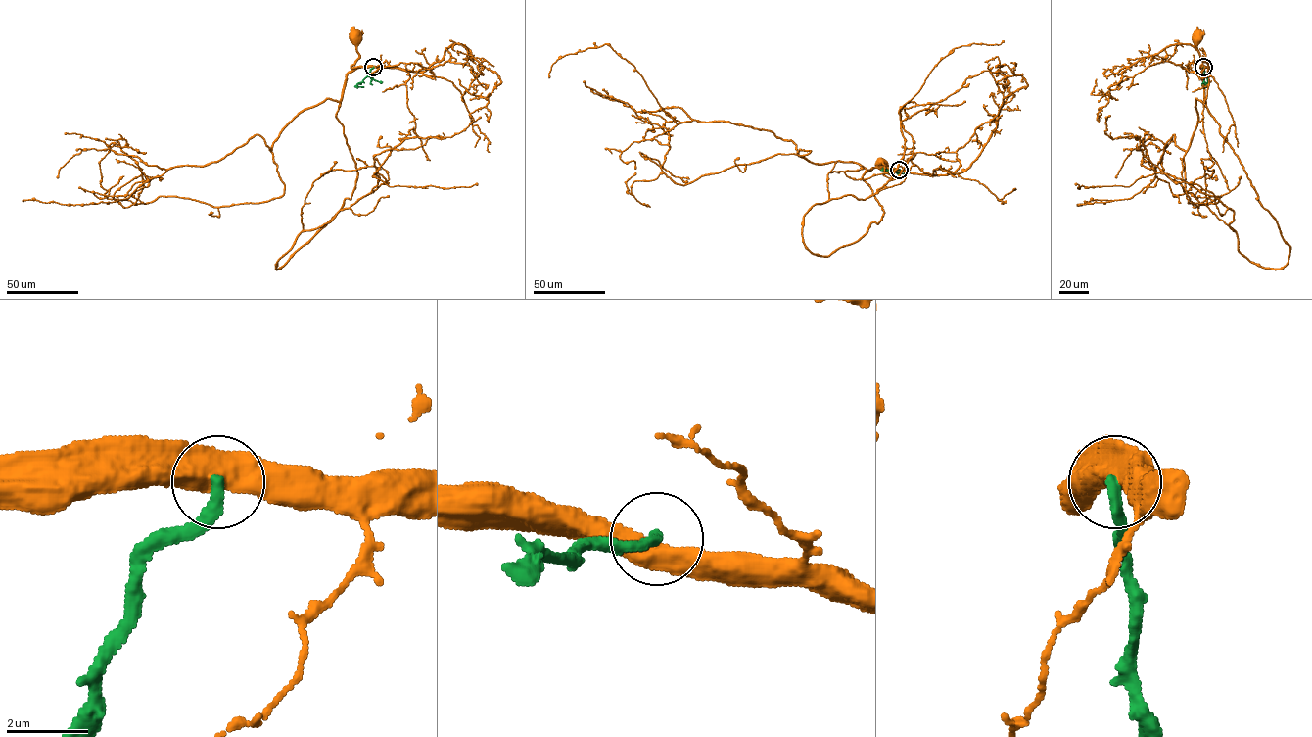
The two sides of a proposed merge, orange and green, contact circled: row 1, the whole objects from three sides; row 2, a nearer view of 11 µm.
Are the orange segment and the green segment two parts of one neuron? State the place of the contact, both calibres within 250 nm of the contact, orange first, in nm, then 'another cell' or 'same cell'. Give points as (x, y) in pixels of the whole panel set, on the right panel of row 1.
place (1203, 67); calibres 550 and 300 nm; another cell

